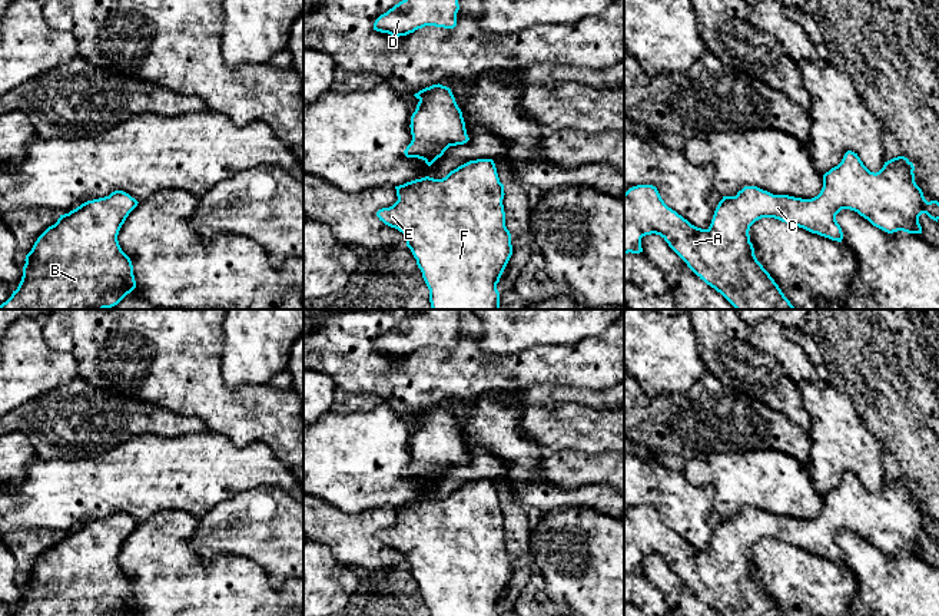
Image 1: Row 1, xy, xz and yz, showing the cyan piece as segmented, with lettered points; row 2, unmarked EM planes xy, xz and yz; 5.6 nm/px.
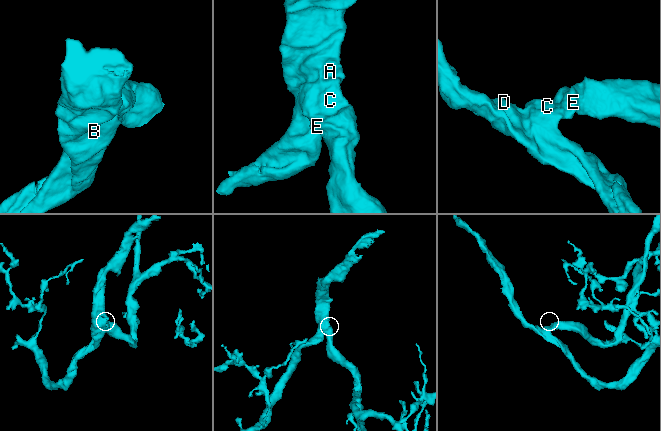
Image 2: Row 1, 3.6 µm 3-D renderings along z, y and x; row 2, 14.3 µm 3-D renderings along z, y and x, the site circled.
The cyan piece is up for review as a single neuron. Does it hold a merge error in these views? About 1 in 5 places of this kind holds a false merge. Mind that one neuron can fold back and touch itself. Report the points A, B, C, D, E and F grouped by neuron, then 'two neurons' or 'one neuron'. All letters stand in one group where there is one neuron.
A B C D E F | one neuron

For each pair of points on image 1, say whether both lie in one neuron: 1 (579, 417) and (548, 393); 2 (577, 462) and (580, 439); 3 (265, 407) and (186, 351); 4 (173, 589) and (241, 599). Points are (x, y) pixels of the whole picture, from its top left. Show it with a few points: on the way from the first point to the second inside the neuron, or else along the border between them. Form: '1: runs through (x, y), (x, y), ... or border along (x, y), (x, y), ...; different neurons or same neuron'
1: border along (593, 407), (548, 401), (533, 404), (527, 410); different neurons
2: border along (609, 450), (599, 453), (570, 449), (544, 451); different neurons
3: runs through (244, 407), (235, 407), (201, 373); same neuron
4: runs through (191, 598), (224, 599); same neuron

